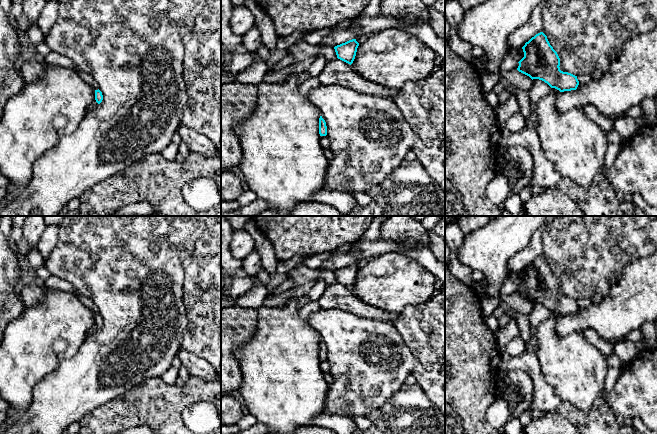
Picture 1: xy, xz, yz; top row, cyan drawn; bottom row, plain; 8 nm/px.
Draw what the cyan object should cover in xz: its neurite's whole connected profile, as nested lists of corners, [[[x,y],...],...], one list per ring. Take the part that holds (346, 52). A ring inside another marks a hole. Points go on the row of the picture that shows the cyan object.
[[[352,39],[335,46],[334,49],[338,59],[351,65],[355,59],[358,46],[359,43],[356,39]]]

